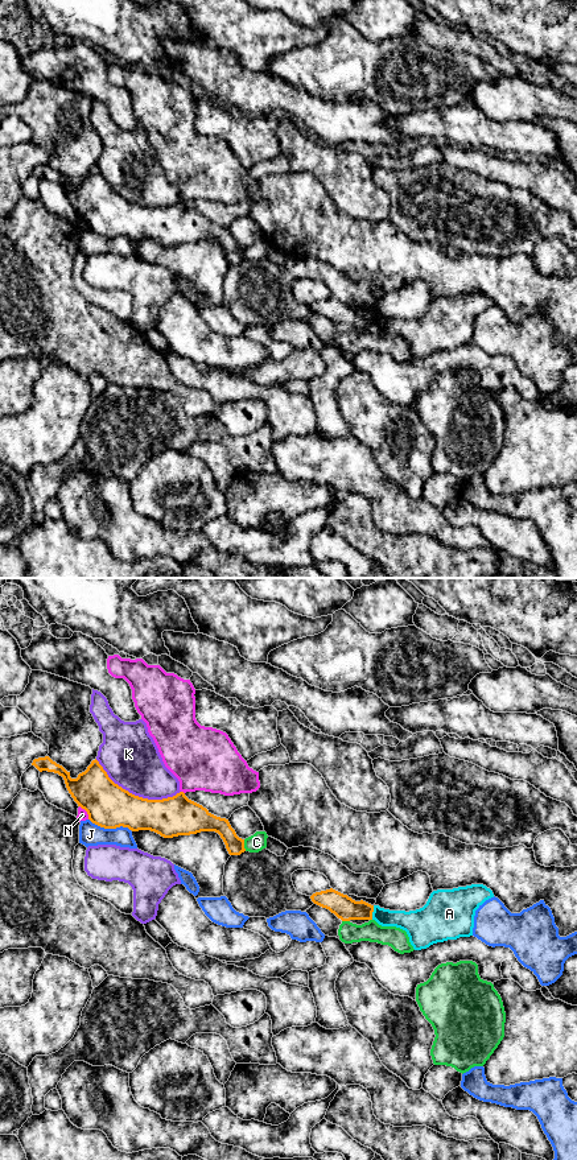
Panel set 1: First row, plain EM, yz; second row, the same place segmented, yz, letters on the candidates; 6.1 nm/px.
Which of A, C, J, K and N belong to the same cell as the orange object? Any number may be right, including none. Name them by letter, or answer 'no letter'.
no letter

